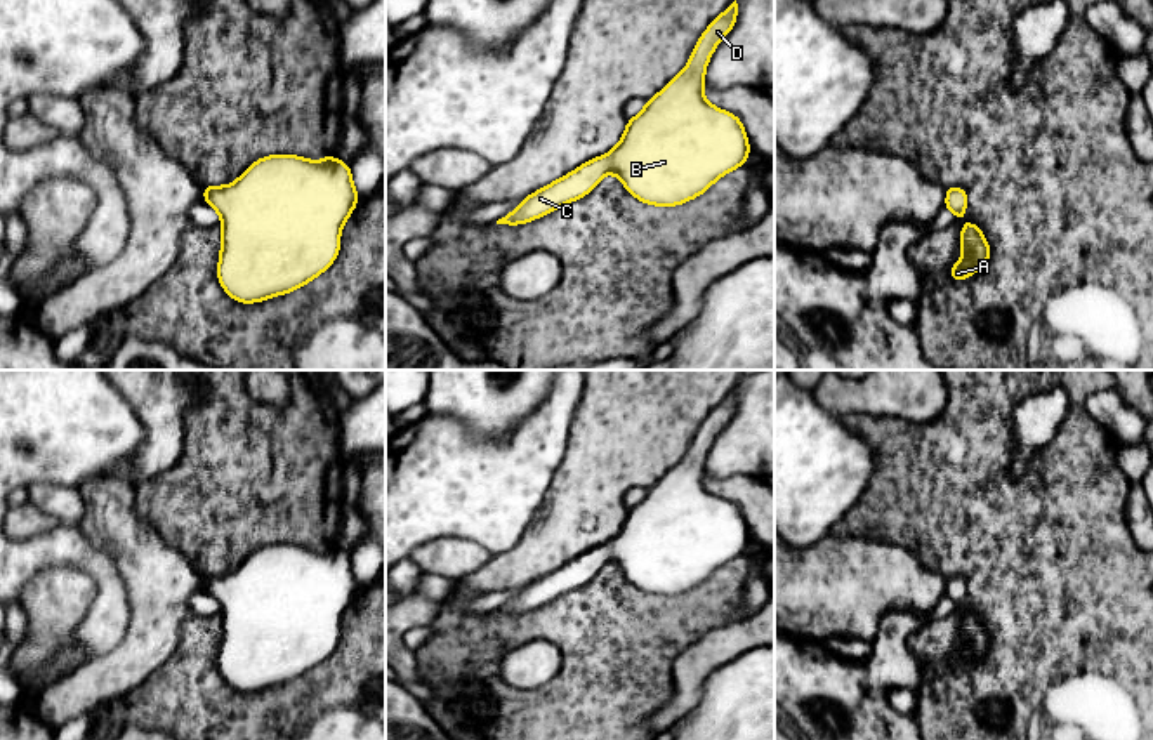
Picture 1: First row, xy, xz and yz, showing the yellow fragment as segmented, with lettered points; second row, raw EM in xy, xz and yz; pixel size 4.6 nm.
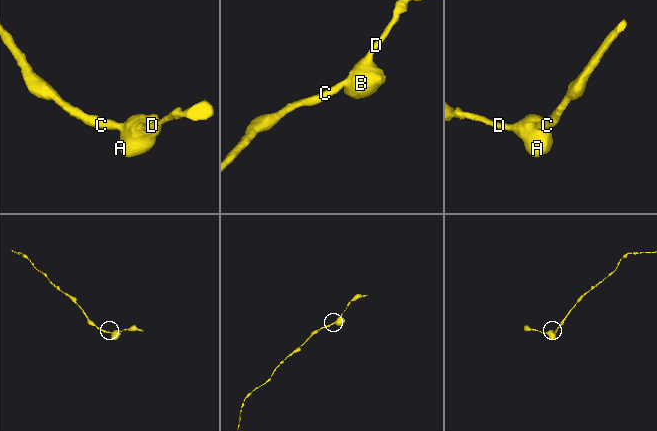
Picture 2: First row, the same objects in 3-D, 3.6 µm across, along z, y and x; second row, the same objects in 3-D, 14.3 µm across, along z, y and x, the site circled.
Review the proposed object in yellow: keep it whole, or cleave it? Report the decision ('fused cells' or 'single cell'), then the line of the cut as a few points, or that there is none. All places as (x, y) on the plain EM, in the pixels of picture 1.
single cell; no cut

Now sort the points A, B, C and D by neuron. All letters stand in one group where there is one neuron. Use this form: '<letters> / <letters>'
A B C D

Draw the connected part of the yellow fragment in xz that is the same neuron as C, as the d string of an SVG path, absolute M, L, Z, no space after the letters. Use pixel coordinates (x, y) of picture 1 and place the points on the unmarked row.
M736 389L717 405L696 431L689 452L646 495L627 511L620 532L606 544L596 545L576 559L523 587L519 596L497 610L516 615L531 611L570 591L589 584L606 565L616 565L639 591L656 596L675 596L703 584L728 561L745 554L750 533L741 509L710 493L703 485L705 459L712 441L733 419L738 405Z

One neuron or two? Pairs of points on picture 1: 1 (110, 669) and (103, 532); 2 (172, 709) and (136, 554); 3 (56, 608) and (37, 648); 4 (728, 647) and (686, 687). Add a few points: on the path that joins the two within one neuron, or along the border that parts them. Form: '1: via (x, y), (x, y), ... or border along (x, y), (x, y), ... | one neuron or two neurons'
1: via (143, 634), (143, 570), (138, 565) | one neuron
2: border along (183, 634), (177, 648), (131, 690) | two neurons
3: via (49, 619), (40, 638) | one neuron
4: via (716, 652), (693, 674) | one neuron

